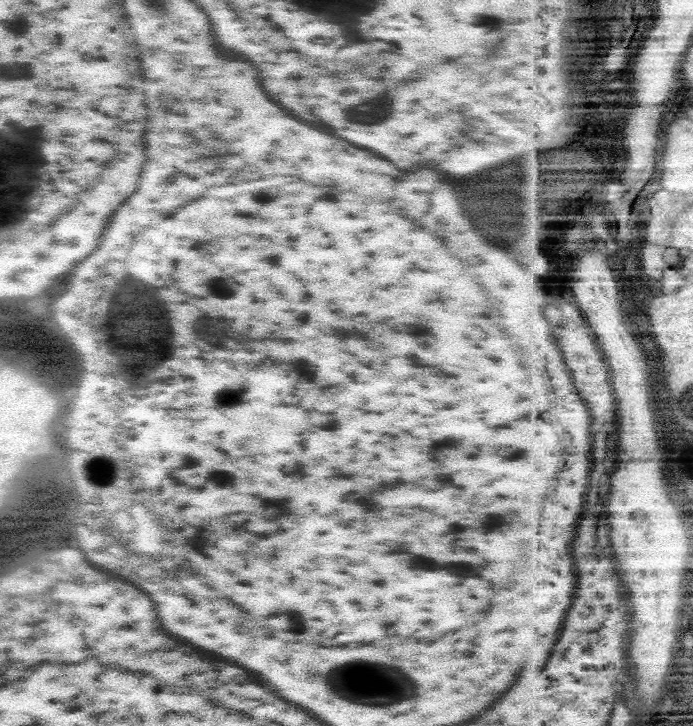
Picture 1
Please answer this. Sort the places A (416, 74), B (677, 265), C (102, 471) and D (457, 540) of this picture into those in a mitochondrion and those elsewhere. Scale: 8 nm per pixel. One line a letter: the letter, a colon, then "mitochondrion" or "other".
A: mitochondrion
B: other
C: mitochondrion
D: other

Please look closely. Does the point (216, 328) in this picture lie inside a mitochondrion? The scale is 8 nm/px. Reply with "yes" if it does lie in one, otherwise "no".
yes

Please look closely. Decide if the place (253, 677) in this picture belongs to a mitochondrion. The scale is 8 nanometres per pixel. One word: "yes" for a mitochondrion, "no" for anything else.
no

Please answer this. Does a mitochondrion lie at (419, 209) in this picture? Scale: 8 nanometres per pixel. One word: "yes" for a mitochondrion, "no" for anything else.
no

